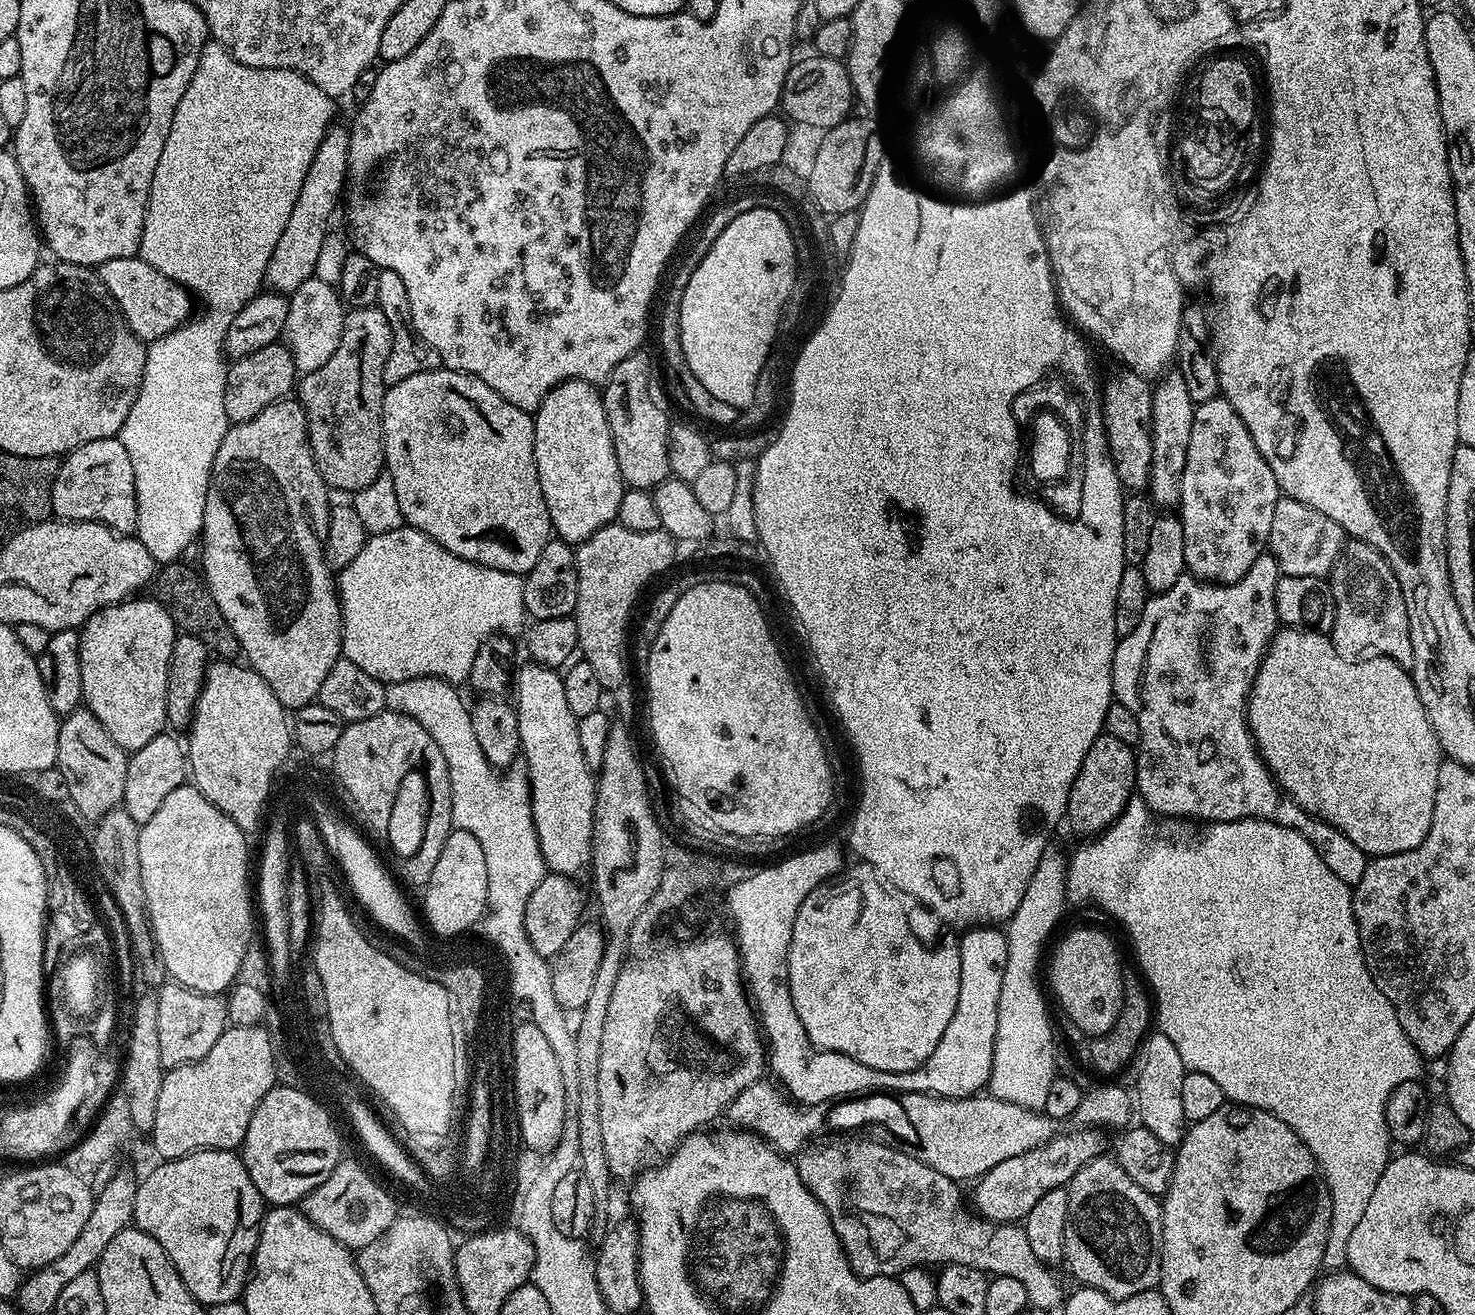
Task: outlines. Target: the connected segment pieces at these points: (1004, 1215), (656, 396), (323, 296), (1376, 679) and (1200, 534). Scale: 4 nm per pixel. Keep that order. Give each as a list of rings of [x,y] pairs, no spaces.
[[[1080,1126],[1075,1130],[1077,1132],[1061,1131],[1050,1137],[1042,1146],[1038,1146],[1034,1150],[1026,1150],[1026,1154],[1014,1154],[1014,1158],[1006,1158],[1006,1162],[998,1162],[998,1166],[994,1166],[985,1176],[981,1176],[979,1180],[975,1181],[976,1193],[972,1196],[973,1202],[976,1203],[975,1211],[985,1220],[992,1220],[996,1224],[1022,1222],[1030,1214],[1030,1210],[1034,1210],[1034,1205],[1038,1202],[1038,1198],[1042,1198],[1042,1194],[1050,1194],[1050,1190],[1067,1186],[1074,1178],[1074,1174],[1078,1174],[1078,1170],[1082,1170],[1082,1166],[1086,1166],[1086,1162],[1097,1160],[1100,1156],[1105,1155],[1105,1133],[1101,1129]]]
[[[635,352],[630,354],[630,358],[618,362],[603,385],[602,395],[606,418],[610,422],[614,454],[618,458],[618,470],[625,485],[628,488],[655,490],[670,476],[668,435],[674,420],[668,417],[668,400],[664,397],[664,388],[646,352]]]
[[[318,279],[307,280],[288,296],[288,313],[283,339],[296,363],[297,373],[318,370],[338,350],[338,338],[344,325],[345,305],[335,287]]]
[[[1299,626],[1281,627],[1269,642],[1260,669],[1256,671],[1256,677],[1252,680],[1252,691],[1248,693],[1248,729],[1252,731],[1252,741],[1256,744],[1260,759],[1281,789],[1291,796],[1294,802],[1298,802],[1302,810],[1342,830],[1342,834],[1346,834],[1346,838],[1350,838],[1350,842],[1354,842],[1354,846],[1358,846],[1358,850],[1362,850],[1365,856],[1375,858],[1414,850],[1426,838],[1430,830],[1430,818],[1434,814],[1434,794],[1438,786],[1442,753],[1432,724],[1428,721],[1428,712],[1422,706],[1422,698],[1418,698],[1418,690],[1405,665],[1385,656],[1367,658],[1340,656],[1331,639],[1325,633],[1323,636],[1320,630],[1309,630]]]
[[[1219,396],[1197,405],[1191,422],[1178,505],[1178,515],[1183,524],[1185,569],[1205,583],[1233,584],[1240,581],[1267,547],[1274,506],[1281,494],[1274,472],[1258,453],[1249,430],[1228,400]]]

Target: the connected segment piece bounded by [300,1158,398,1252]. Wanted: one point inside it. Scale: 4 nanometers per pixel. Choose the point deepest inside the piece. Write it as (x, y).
(351, 1206)

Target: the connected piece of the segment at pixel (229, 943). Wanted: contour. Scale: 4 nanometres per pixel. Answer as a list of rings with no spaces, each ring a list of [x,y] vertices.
[[[191,783],[178,786],[158,806],[158,811],[150,822],[140,825],[138,838],[138,862],[142,862],[142,887],[146,890],[148,917],[152,919],[152,932],[156,936],[156,951],[159,952],[164,971],[175,983],[186,986],[195,992],[205,992],[211,996],[227,993],[237,983],[240,967],[244,964],[244,955],[248,952],[248,943],[252,940],[252,912],[254,916],[254,900],[248,897],[248,840],[249,837],[232,821],[214,802],[210,802]]]

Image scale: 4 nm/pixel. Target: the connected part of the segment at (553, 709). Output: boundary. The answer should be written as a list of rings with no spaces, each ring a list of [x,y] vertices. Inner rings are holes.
[[[521,663],[514,676],[514,707],[522,764],[532,788],[532,817],[538,846],[549,873],[576,878],[592,863],[597,777],[582,754],[582,742],[578,742],[578,718],[566,703],[563,675],[555,668],[527,663]]]

